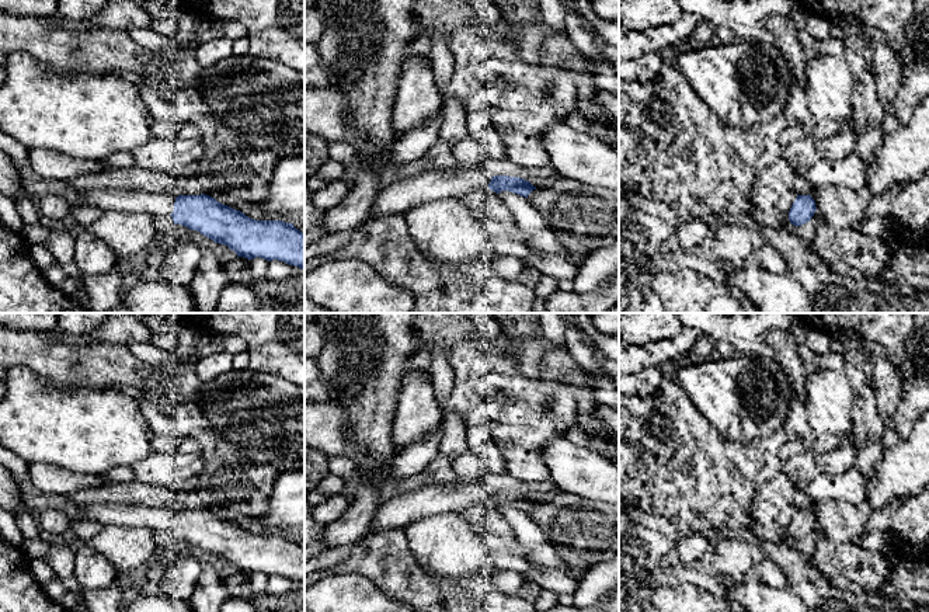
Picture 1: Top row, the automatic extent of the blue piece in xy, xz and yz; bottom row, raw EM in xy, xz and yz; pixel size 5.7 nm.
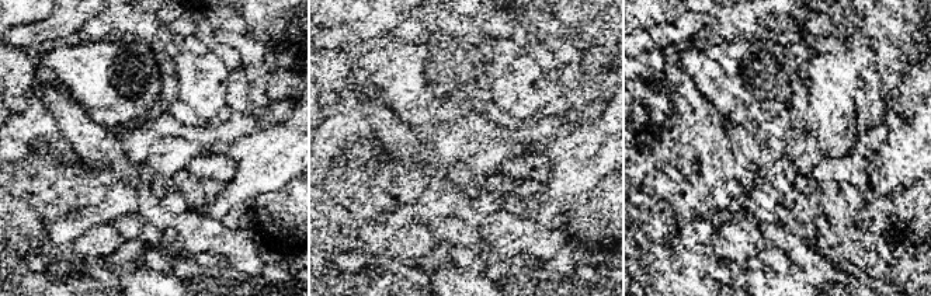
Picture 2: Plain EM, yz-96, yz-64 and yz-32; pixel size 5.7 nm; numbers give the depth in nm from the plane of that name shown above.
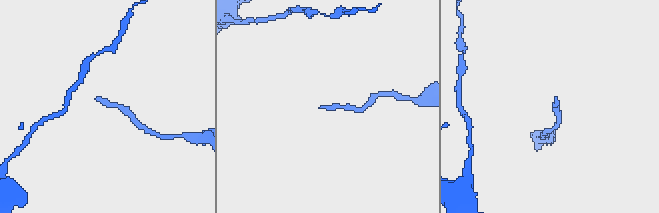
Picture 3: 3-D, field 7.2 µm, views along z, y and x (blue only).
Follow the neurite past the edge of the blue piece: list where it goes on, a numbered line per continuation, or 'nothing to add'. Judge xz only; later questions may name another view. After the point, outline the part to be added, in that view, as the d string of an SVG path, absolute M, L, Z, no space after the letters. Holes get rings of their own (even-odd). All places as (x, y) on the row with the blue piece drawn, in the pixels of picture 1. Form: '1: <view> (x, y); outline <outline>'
1: xz (432, 184); outline M481 166L452 170L428 168L380 188L369 209L369 219L404 215L432 201L463 197L479 187L488 187L491 175Z

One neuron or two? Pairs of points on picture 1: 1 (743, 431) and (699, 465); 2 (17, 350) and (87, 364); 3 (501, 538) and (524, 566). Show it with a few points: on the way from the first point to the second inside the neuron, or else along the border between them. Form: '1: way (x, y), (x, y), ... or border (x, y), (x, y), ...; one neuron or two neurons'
1: border (705, 417), (727, 442); two neurons
2: way (34, 350), (58, 364), (70, 364); one neuron
3: way (503, 545), (517, 559); one neuron

